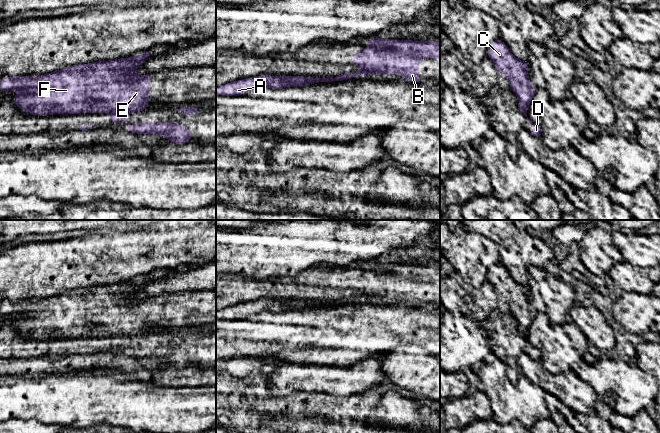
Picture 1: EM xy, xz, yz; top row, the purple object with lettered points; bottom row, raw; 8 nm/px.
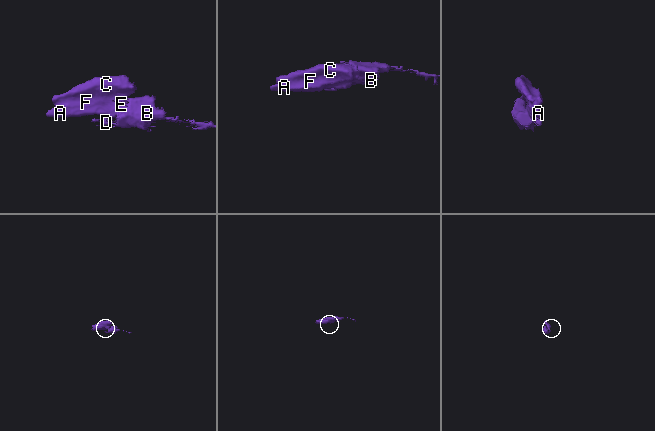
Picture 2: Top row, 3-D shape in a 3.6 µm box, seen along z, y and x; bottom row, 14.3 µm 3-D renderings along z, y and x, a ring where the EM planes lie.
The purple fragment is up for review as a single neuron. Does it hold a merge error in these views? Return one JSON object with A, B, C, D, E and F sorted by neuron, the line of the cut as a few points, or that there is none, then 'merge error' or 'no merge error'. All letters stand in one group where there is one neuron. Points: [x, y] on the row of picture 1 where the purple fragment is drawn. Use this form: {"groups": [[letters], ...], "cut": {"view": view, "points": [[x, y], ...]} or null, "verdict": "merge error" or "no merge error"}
{"groups": [["A", "C", "E", "F"], ["B", "D"]], "cut": {"view": "xy", "points": [[108, 112], [125, 111], [127, 113]]}, "verdict": "merge error"}

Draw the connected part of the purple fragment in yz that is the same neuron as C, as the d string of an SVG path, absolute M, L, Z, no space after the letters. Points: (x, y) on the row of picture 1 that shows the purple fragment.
M500 39L492 41L487 48L487 57L494 63L495 70L502 73L517 96L518 110L527 114L529 104L537 91L531 86L528 76L528 62L517 59Z

